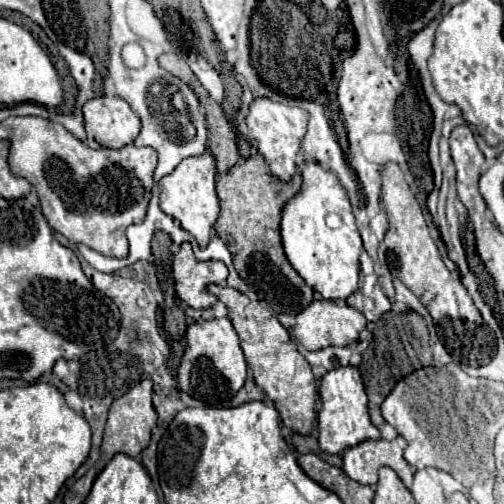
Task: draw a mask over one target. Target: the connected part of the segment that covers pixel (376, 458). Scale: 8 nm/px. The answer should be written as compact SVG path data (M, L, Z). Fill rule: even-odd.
M396 437L394 441L378 439L378 441L364 441L358 447L352 447L344 453L344 473L362 483L362 485L376 485L378 481L378 469L390 467L398 473L402 483L406 487L412 485L414 469L404 459L406 441L402 437Z

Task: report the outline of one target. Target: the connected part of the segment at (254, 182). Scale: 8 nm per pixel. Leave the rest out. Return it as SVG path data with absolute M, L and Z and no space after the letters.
M262 155L238 161L226 175L220 175L216 181L220 217L214 229L218 237L228 245L238 275L248 283L262 305L288 315L298 315L300 311L304 311L312 303L314 295L314 289L308 287L306 281L288 263L280 239L282 209L300 191L300 187L300 175L294 175L294 179L288 183L270 175Z

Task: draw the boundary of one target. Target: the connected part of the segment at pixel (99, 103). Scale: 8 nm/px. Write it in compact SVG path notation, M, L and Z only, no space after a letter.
M94 97L94 99L90 99L84 105L84 125L86 125L88 137L94 137L102 147L108 147L108 149L122 149L122 147L134 143L134 139L138 137L140 127L142 127L138 115L120 97Z

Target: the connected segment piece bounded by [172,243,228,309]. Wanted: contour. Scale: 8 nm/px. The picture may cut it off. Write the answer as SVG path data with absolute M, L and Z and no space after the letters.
M184 243L174 255L172 275L176 281L176 295L192 309L208 309L218 299L208 293L210 283L224 285L228 269L222 263L196 261L190 243Z

